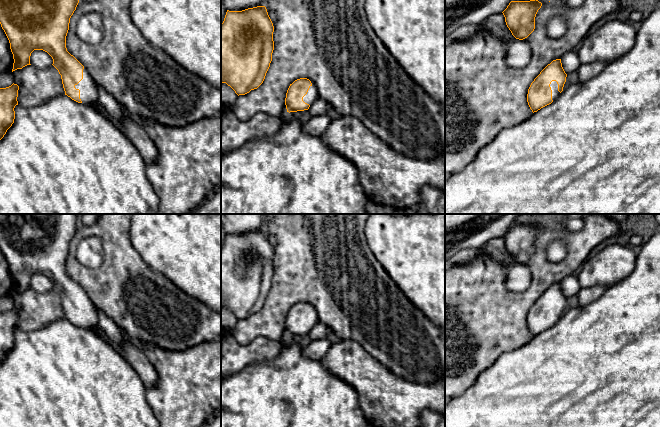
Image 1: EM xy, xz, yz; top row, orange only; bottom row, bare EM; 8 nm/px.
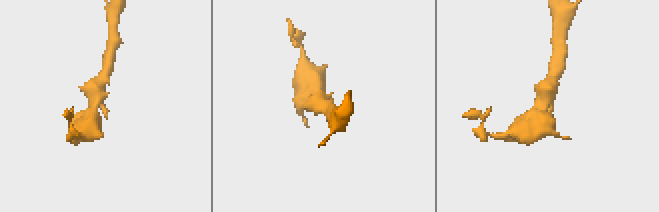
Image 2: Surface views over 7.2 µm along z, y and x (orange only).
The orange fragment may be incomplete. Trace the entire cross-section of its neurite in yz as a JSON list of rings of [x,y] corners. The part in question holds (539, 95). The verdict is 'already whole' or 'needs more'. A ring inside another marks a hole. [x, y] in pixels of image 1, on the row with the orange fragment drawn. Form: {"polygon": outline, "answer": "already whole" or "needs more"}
{"polygon": [[[561,59],[553,60],[540,72],[527,94],[527,102],[533,113],[551,104],[560,95],[566,77]]], "answer": "needs more"}

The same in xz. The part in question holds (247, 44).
{"polygon": [[[265,6],[242,11],[227,10],[221,24],[221,83],[230,86],[238,96],[263,83],[272,61],[273,32],[274,26]]], "answer": "already whole"}

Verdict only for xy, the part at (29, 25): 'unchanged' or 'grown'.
grown

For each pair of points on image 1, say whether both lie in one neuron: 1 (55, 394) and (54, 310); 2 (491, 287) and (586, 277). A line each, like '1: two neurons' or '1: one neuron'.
1: two neurons
2: two neurons

